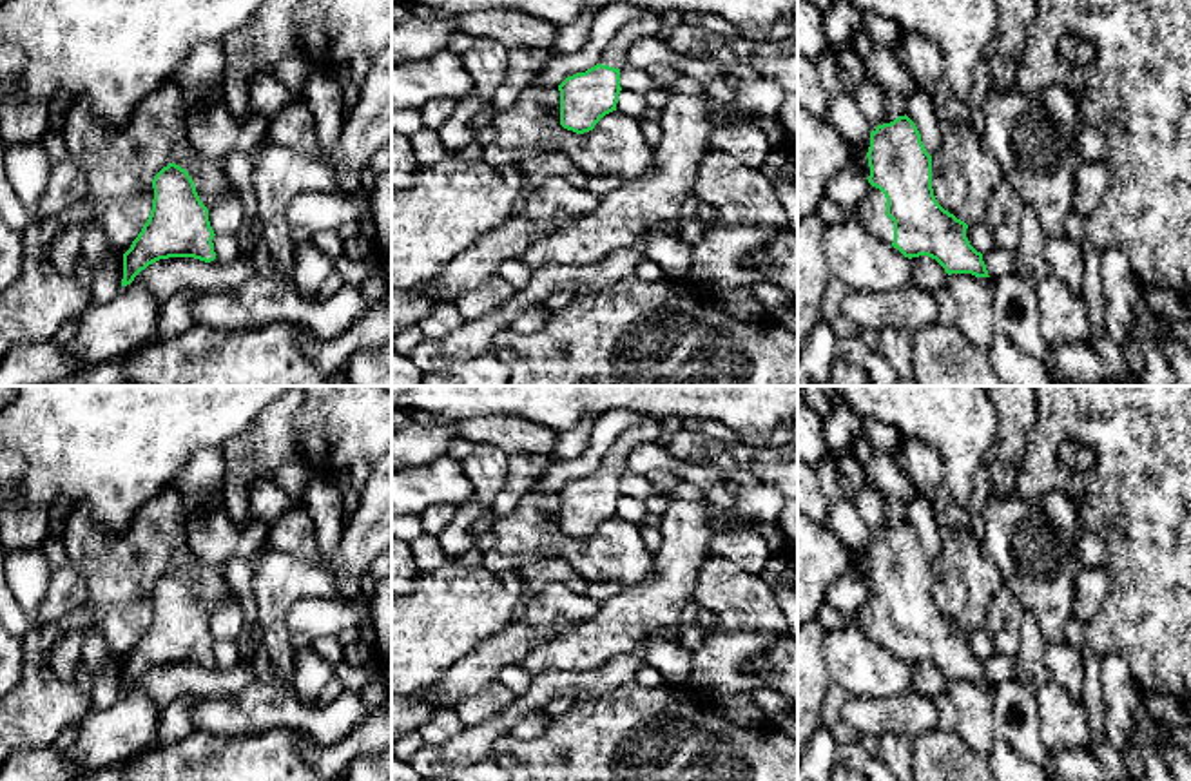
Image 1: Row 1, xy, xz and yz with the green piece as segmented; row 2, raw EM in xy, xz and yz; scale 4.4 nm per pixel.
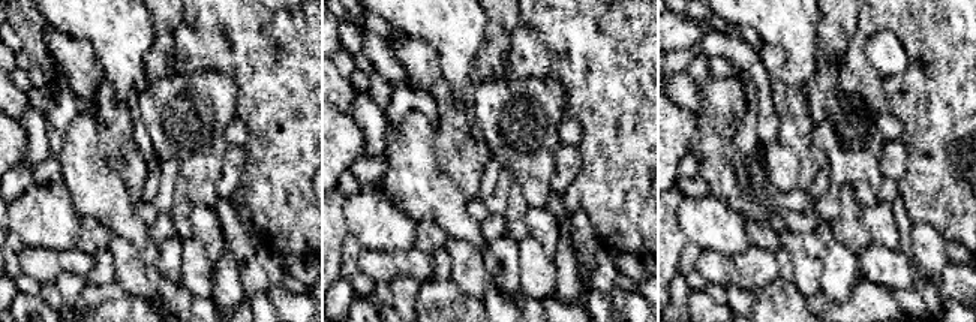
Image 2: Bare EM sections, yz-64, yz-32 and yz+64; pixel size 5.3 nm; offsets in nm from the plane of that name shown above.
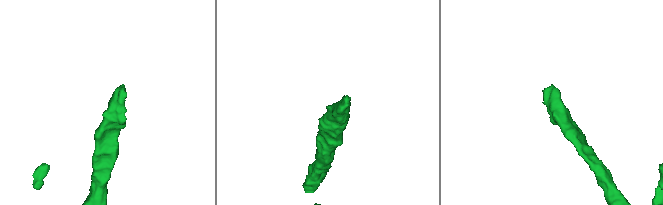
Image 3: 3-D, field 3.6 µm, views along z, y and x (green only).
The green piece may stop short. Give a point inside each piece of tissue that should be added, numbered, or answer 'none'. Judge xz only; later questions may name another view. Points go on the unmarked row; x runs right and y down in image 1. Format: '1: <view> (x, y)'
1: xz (615, 461)

